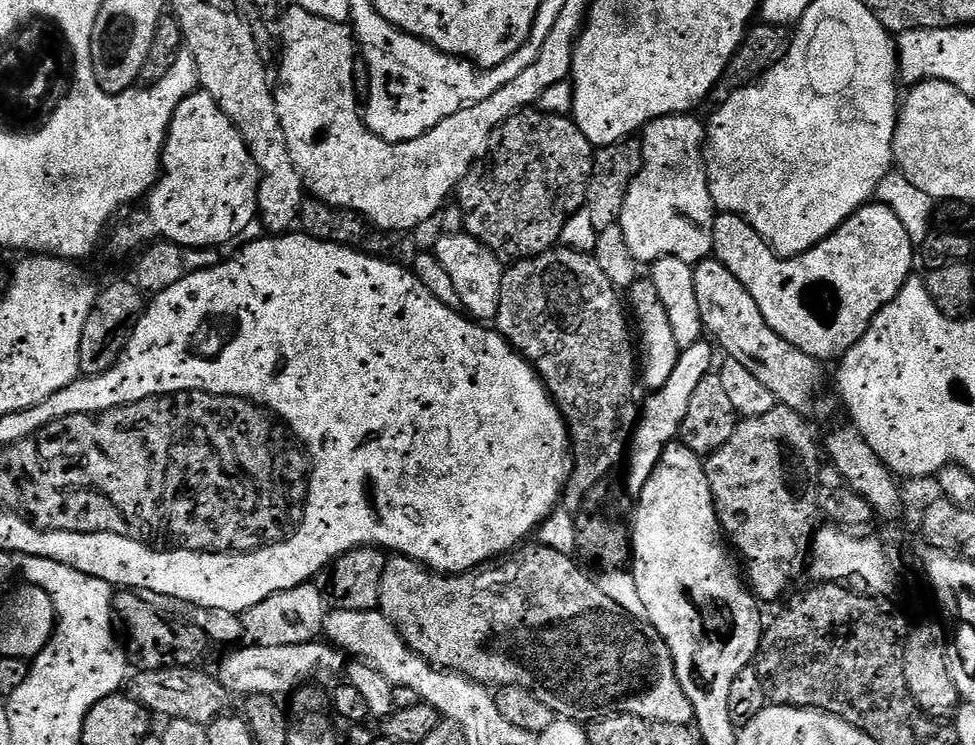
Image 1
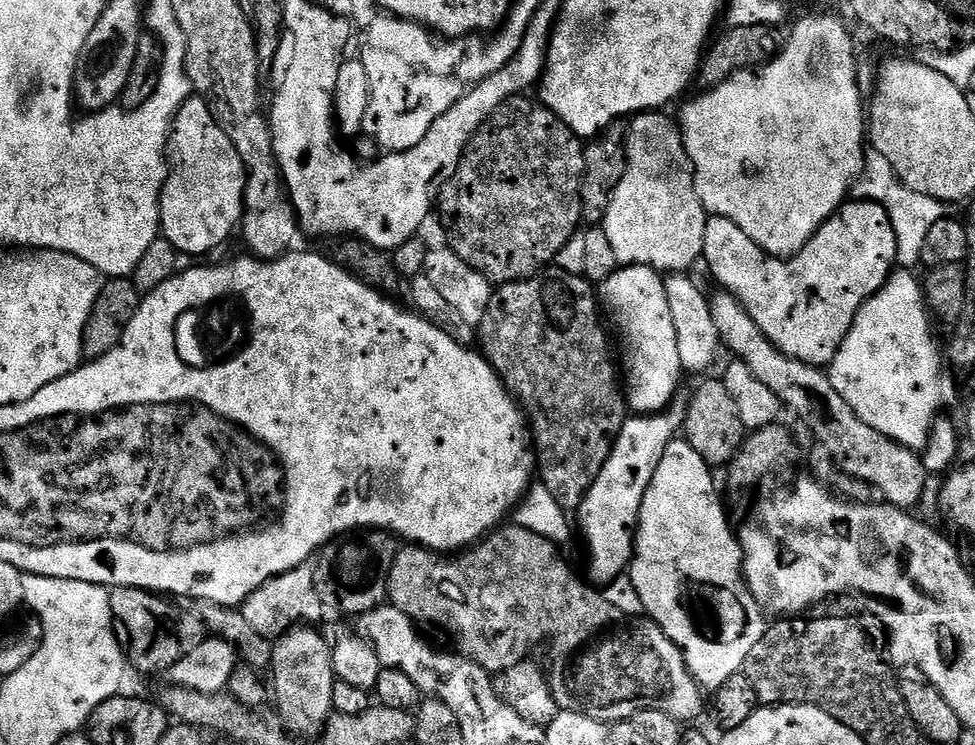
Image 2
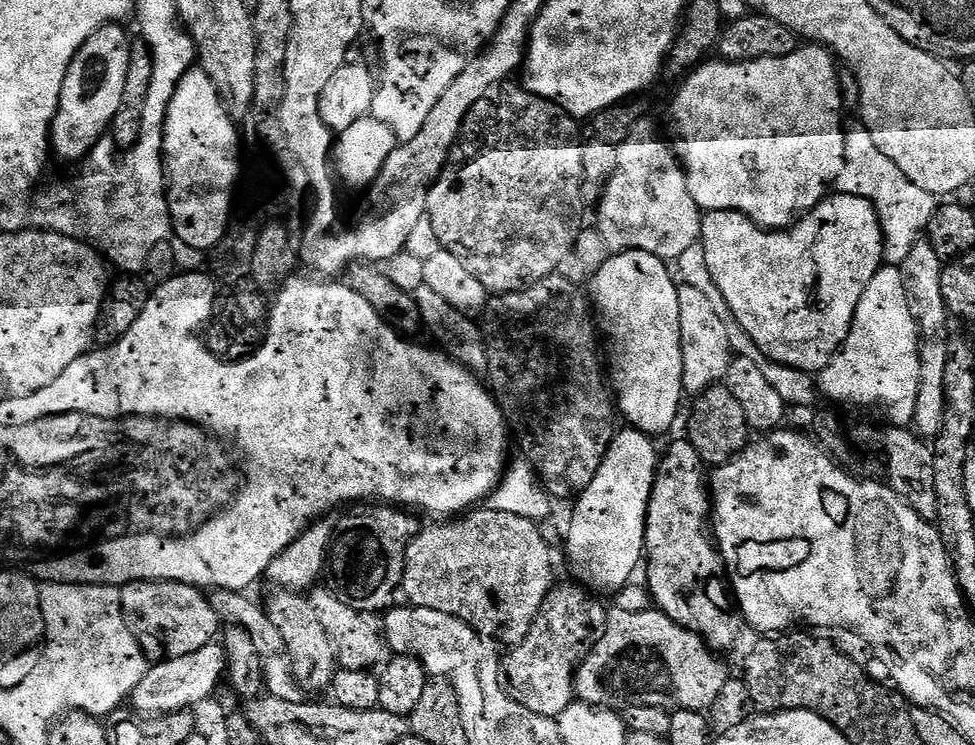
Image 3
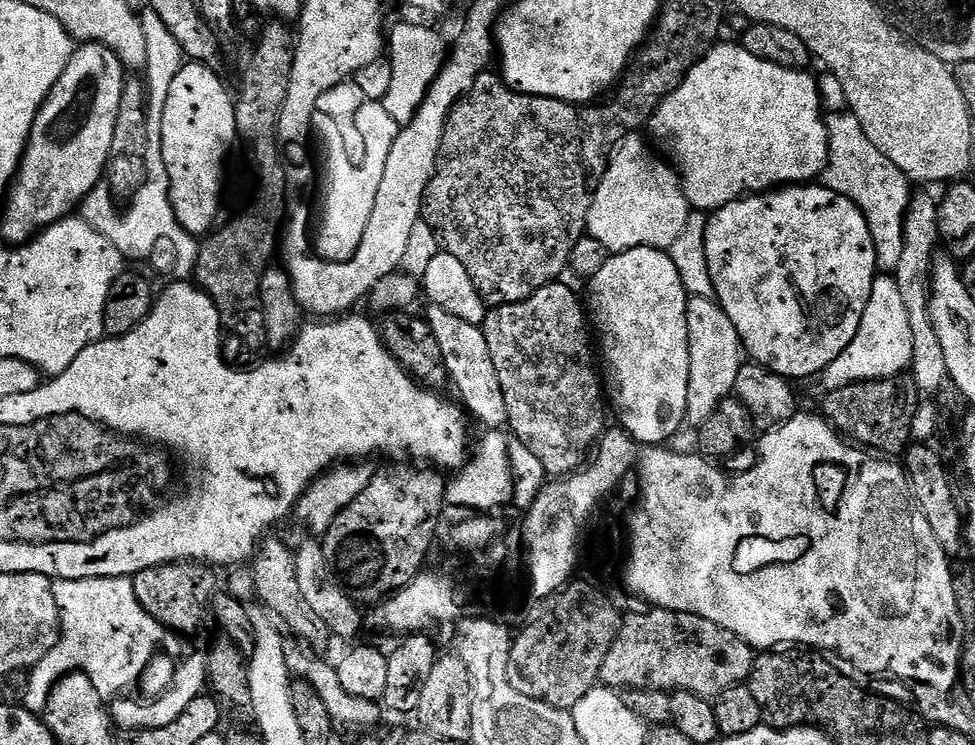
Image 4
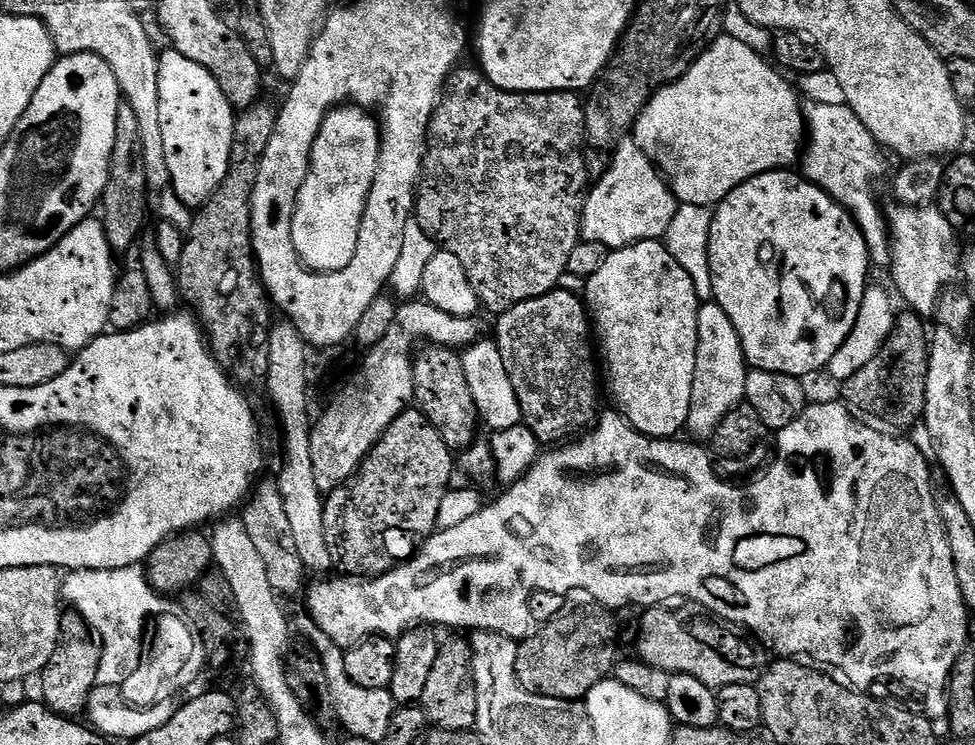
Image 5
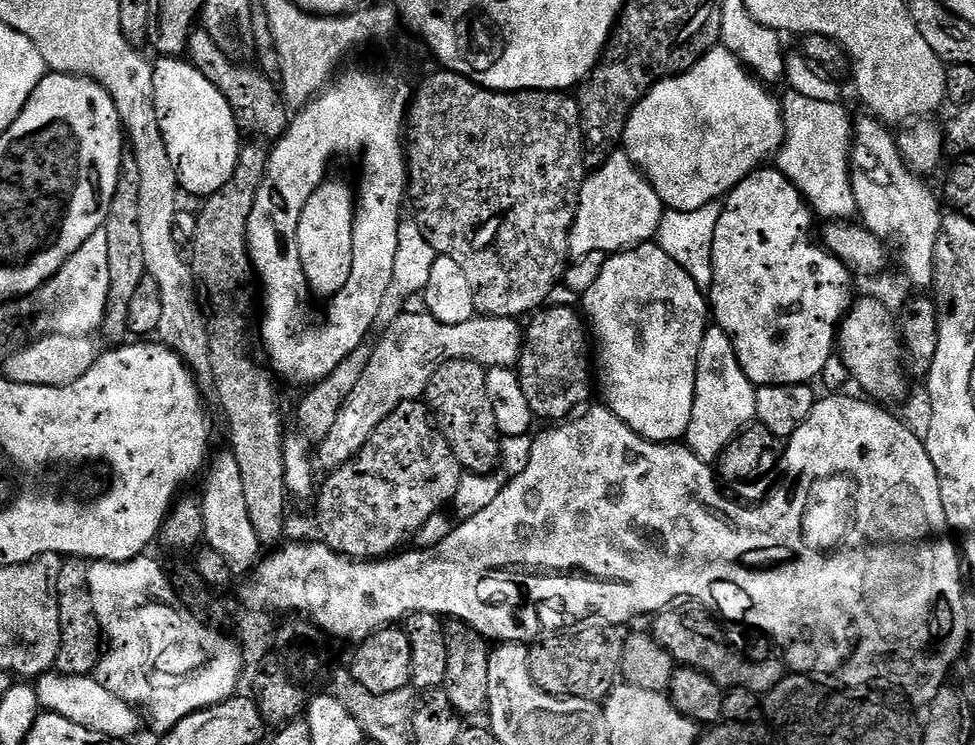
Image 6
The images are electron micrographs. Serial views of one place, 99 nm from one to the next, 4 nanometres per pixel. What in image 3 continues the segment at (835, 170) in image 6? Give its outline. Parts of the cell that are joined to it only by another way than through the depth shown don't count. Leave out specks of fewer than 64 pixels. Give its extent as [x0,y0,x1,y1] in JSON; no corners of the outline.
[838,122,938,266]

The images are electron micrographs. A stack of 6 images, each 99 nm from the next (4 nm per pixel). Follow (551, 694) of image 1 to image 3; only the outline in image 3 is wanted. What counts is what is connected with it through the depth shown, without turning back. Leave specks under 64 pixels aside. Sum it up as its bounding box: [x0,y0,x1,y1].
[400,506,730,710]

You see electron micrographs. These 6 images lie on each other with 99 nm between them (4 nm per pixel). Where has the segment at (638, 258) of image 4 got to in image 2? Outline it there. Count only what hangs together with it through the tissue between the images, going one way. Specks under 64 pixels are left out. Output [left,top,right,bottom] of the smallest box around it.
[602,264,682,414]

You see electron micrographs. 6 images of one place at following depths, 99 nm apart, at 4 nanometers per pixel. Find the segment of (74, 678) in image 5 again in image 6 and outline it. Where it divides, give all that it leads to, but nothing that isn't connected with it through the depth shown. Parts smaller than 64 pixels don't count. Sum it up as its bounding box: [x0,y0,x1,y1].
[54,558,102,676]

